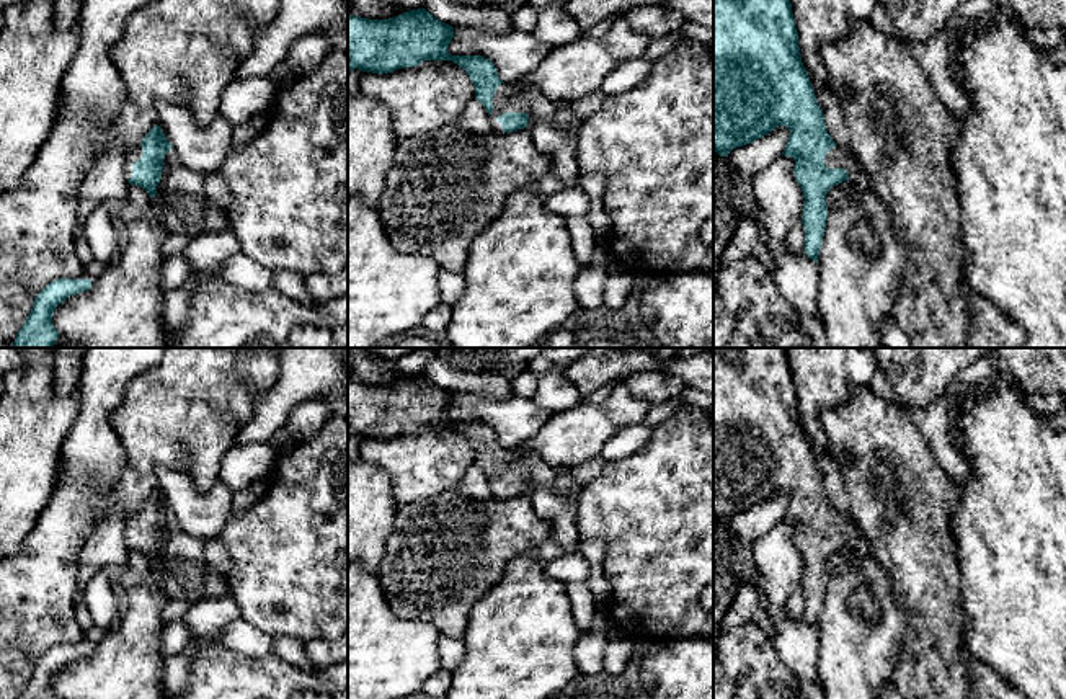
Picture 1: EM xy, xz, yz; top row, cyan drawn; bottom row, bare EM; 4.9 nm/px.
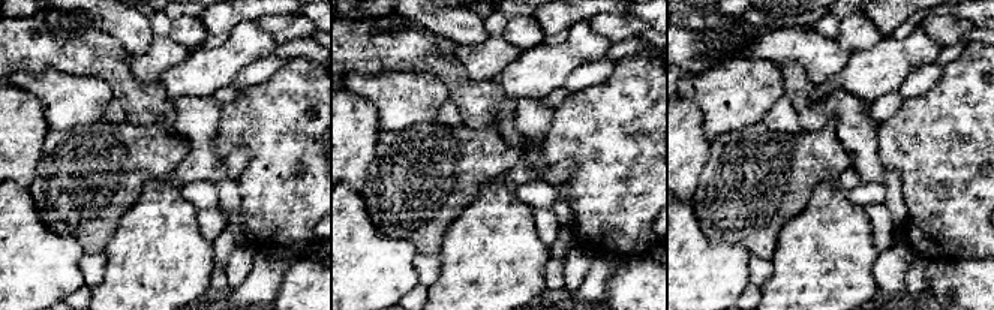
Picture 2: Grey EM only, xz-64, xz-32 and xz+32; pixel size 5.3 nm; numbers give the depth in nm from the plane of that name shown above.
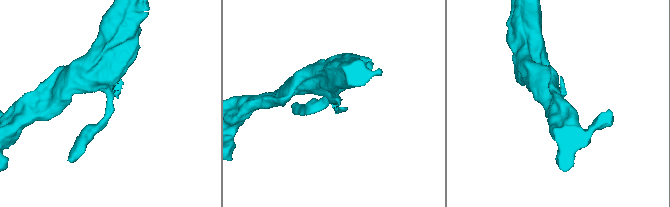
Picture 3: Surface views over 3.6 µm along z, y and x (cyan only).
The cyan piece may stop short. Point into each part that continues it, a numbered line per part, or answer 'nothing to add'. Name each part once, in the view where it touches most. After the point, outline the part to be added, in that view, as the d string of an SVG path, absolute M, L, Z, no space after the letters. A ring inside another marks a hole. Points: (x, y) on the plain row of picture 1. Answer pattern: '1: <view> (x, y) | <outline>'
1: xz (560, 512) | M501 449L493 461L491 495L503 498L496 487L504 479L526 479L527 495L535 514L552 524L552 536L566 555L580 552L581 536L576 528L576 503L555 492L557 467L545 464L534 452Z

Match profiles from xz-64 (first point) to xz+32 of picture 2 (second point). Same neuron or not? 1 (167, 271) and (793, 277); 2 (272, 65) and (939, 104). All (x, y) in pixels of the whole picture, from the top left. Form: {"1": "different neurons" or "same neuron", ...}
{"1": "same neuron", "2": "different neurons"}

